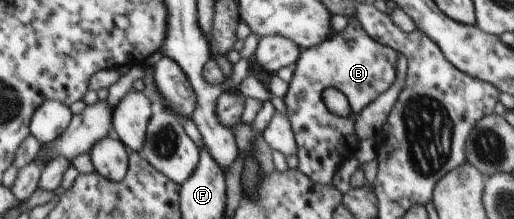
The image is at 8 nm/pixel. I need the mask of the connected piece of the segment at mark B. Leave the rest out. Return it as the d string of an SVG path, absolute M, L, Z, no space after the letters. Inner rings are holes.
M355 17L348 18L349 24L343 31L300 53L284 97L298 147L298 168L318 184L331 184L341 164L354 155L359 142L354 130L356 117L385 93L397 77L398 52L375 41ZM327 87L334 87L347 96L352 111L347 119L331 113L325 107L322 91Z

